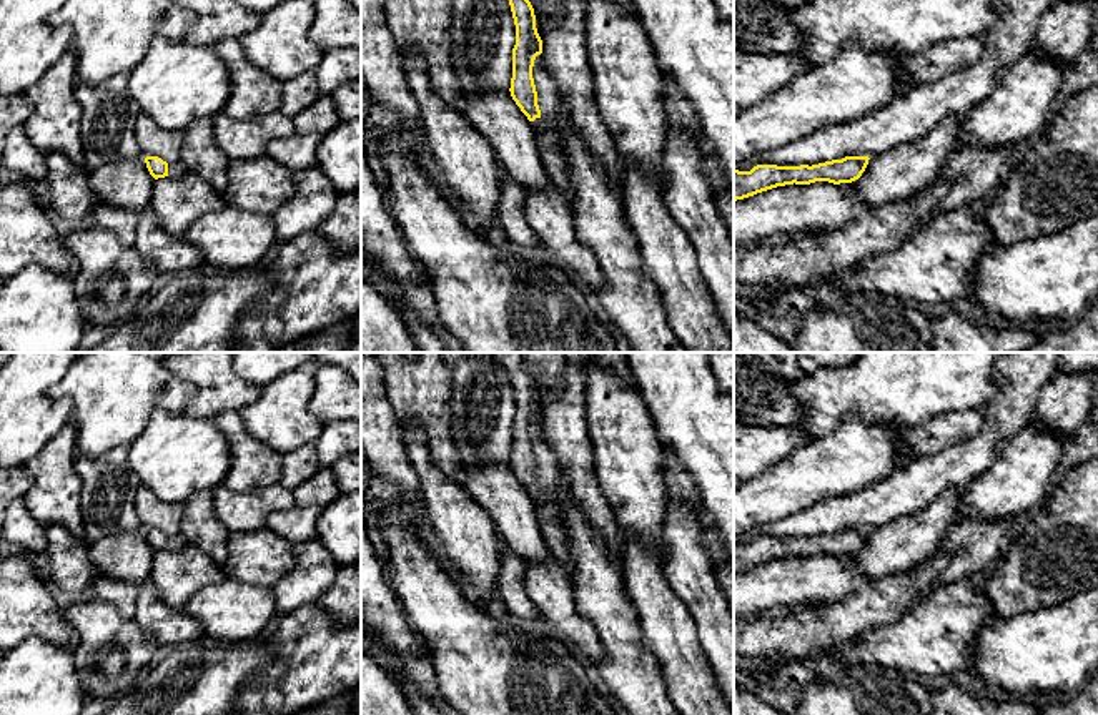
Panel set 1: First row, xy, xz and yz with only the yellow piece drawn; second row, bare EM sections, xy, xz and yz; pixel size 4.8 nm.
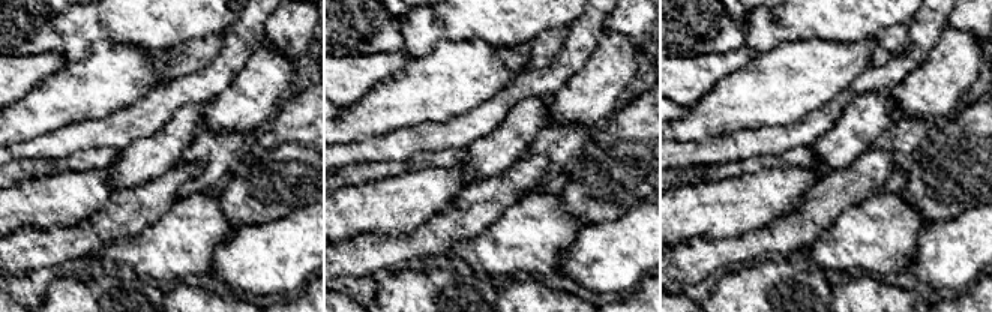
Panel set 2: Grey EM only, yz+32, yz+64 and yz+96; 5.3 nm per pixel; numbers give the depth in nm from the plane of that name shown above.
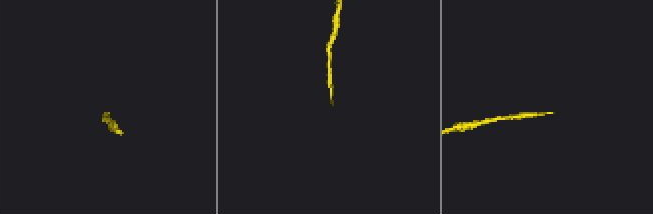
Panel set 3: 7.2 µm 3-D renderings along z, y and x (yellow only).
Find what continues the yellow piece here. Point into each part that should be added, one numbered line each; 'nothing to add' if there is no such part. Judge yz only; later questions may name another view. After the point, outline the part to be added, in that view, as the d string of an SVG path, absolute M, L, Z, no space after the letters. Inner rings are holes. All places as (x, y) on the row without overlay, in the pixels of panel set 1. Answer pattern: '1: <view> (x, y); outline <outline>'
nothing to add

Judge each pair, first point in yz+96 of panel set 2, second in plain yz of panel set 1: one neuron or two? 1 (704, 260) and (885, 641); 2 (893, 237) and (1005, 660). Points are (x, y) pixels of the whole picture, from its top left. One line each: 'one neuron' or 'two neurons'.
1: two neurons
2: two neurons

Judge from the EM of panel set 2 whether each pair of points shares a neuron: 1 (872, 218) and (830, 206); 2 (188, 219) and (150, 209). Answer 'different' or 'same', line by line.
1: different
2: different

